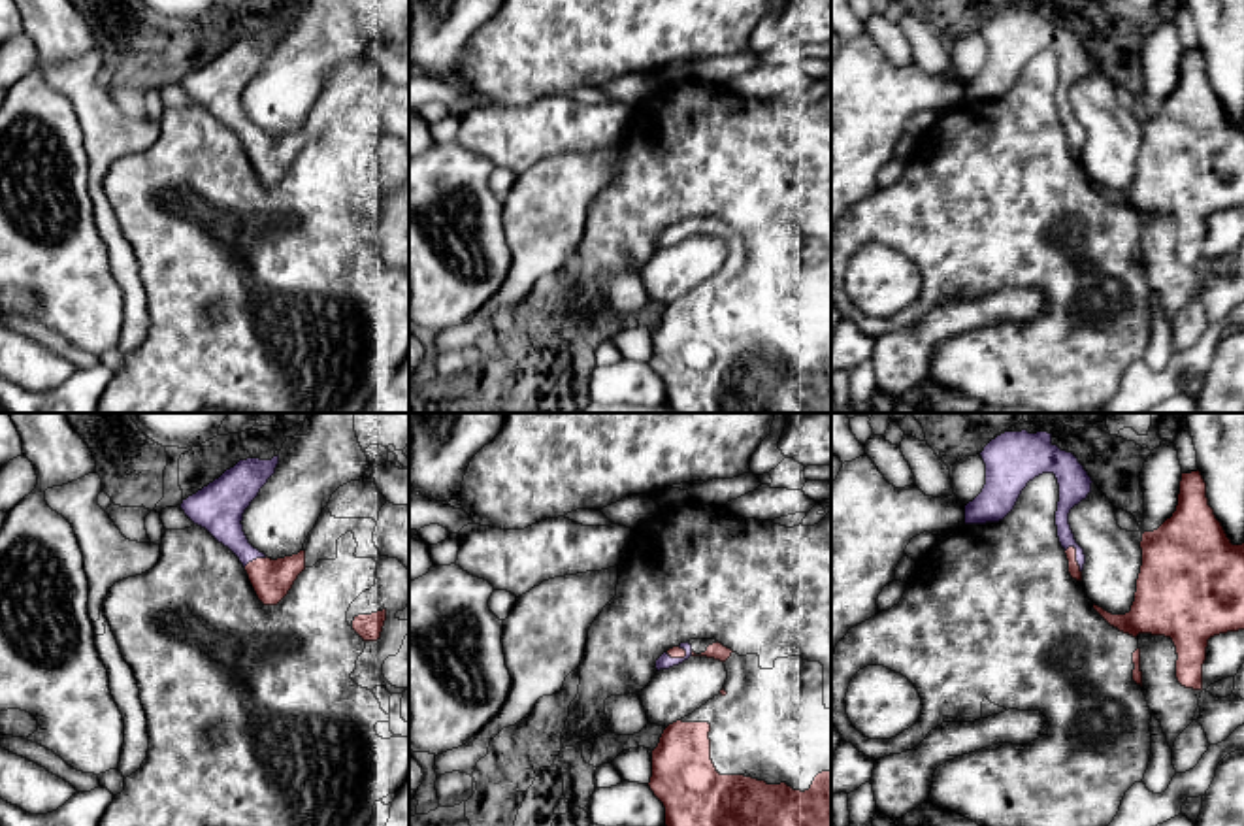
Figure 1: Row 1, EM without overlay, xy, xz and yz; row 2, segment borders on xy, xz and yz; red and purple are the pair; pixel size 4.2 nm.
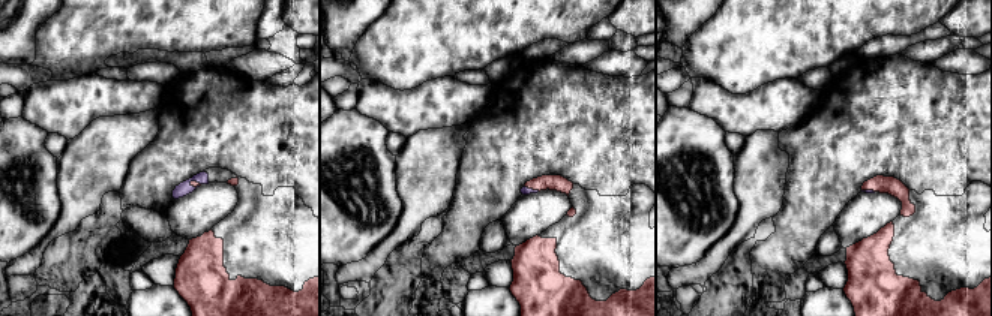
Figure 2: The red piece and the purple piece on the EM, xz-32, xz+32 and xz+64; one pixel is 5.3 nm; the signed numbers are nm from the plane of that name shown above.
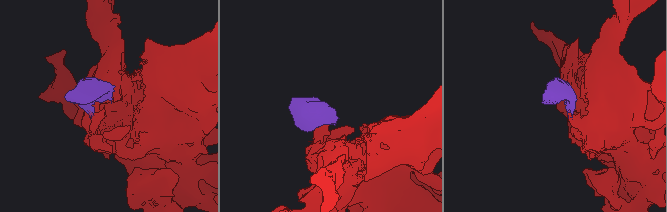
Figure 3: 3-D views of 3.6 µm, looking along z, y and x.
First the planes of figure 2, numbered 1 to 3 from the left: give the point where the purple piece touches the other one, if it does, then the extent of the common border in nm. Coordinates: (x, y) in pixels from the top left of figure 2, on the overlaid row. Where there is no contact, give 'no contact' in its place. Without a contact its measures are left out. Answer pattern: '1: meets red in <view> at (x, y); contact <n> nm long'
1: meets red in xz-32 at (195, 181); contact 70 nm long
2: meets red in xz+32 at (532, 187); contact 90 nm long
3: meets red in xz+64 at (868, 189); contact 70 nm long

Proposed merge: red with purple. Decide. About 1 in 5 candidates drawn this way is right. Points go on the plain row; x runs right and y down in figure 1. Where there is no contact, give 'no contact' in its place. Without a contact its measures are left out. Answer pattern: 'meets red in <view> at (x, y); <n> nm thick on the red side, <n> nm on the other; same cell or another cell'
meets red in yz at (1075, 136); 50 nm thick on the red side, 70 nm on the other; same cell

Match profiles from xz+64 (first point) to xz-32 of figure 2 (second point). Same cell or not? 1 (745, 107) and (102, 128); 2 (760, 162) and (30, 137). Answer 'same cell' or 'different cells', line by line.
1: different cells
2: different cells

